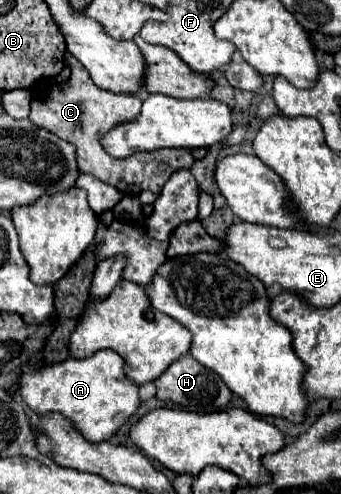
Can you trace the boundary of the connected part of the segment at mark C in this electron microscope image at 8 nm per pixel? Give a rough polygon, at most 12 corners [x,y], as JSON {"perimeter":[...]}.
{"perimeter":[[71,77],[29,119],[77,147],[81,173],[123,195],[161,195],[195,163],[185,148],[111,157],[99,135],[137,119],[143,99]]}

